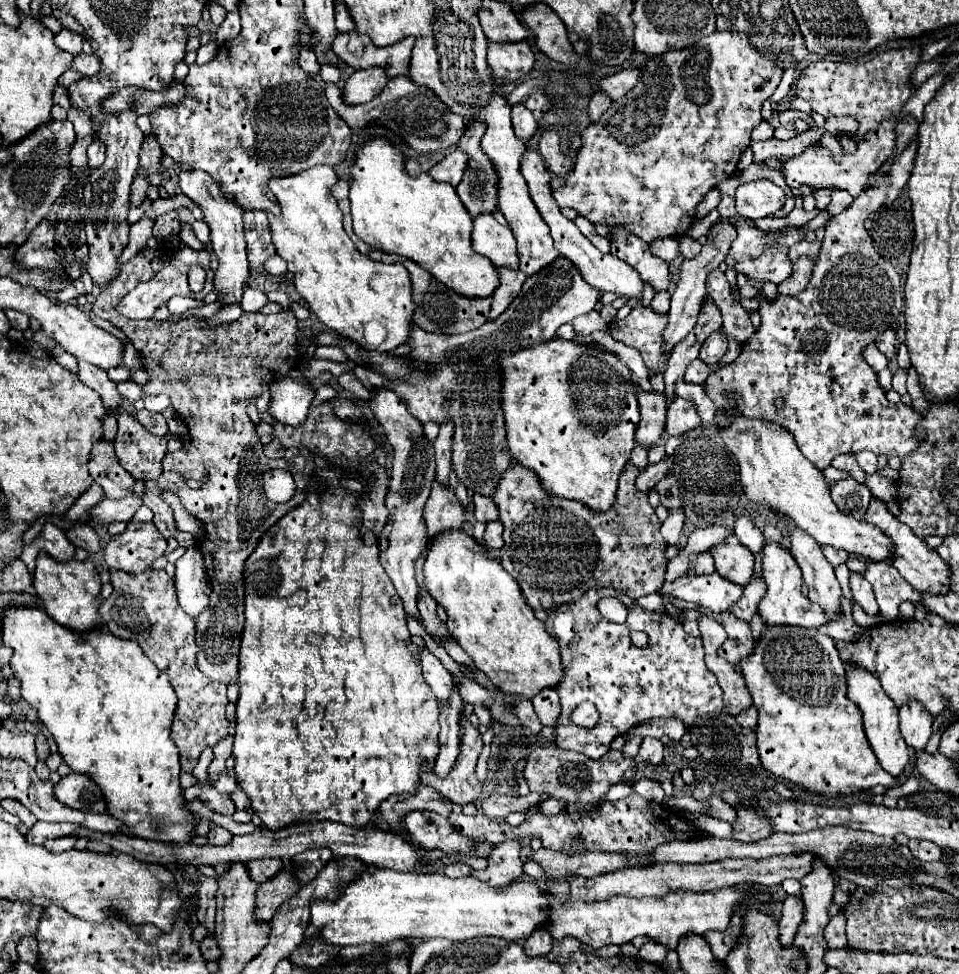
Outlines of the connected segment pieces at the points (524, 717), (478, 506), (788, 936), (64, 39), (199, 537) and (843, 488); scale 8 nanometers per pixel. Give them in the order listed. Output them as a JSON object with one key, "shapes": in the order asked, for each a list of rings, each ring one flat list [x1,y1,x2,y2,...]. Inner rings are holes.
{"shapes":[[[521,700,521,702,517,702,517,704,513,706,513,712,515,712,515,716,519,718,521,726,529,728,529,730,535,732,535,734,541,732,543,724,539,722,539,718,537,718,537,714,535,714,535,710,533,710,533,704,531,704,529,700]],[[473,494,473,502,475,502,475,518,479,522,491,522,499,518,499,510,493,502,491,496,483,496,483,494]],[[785,896,779,920,779,942,793,944,801,918,803,918,803,900,799,896]],[[63,28,61,32,55,34,55,44,61,48,61,50,67,50,71,52,73,56,81,54,81,44,83,44,83,36,73,32,73,30,67,30]],[[165,492,165,494,163,494,163,498,165,498,165,502,173,504,173,512,175,512,177,528,179,528,181,532,191,532,191,534,195,536,195,540,197,540,197,542,203,542,205,528,201,526,201,522,197,522,193,516,189,516,189,514,185,512,185,508,179,504,179,500,177,500,177,496,175,496,175,494]],[[845,478,835,482,835,486,831,488,831,498,843,514,853,516,855,520,863,520,863,514,869,506,871,492,857,480]]]}

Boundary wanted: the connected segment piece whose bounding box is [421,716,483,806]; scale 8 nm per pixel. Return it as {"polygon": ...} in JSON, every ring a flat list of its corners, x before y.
{"polygon":[[467,716,461,718,461,726,463,726,461,750,447,778,439,778,429,764,427,766,423,764,421,782,435,788,447,800,463,806,481,796,481,782,475,778,475,766,483,744,481,744,481,732,471,724]]}

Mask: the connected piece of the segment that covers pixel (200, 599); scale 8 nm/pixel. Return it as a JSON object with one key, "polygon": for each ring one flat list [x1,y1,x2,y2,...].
{"polygon":[[189,546,185,556,175,564,175,590,179,606,193,618,201,616,209,606,211,584,205,574,203,554,197,546]]}

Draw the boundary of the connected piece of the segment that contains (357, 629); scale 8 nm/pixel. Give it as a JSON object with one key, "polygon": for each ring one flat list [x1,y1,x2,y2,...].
{"polygon":[[338,467,319,469,311,476,309,486,315,496,307,496,303,504,287,512,273,526,273,536,263,534,257,548,245,560,245,628,241,634,239,648,239,700,237,700,237,726,235,726,235,772,239,778,239,786,251,798,253,810,261,816,265,828,279,830,293,822,319,822,319,820,335,820,353,828,363,828,371,824,375,818,371,812,377,806,393,796,415,792,415,784,419,780,419,766,423,762,433,764,437,758,437,734,439,734,439,704,435,694,429,690,421,676,421,664,417,662,417,646,411,644,411,634,407,630,405,612,401,606,401,598,393,590,389,576,385,574,379,562,379,546,373,534,361,538,361,512,353,506,355,496,341,488,339,480,343,470]]}

